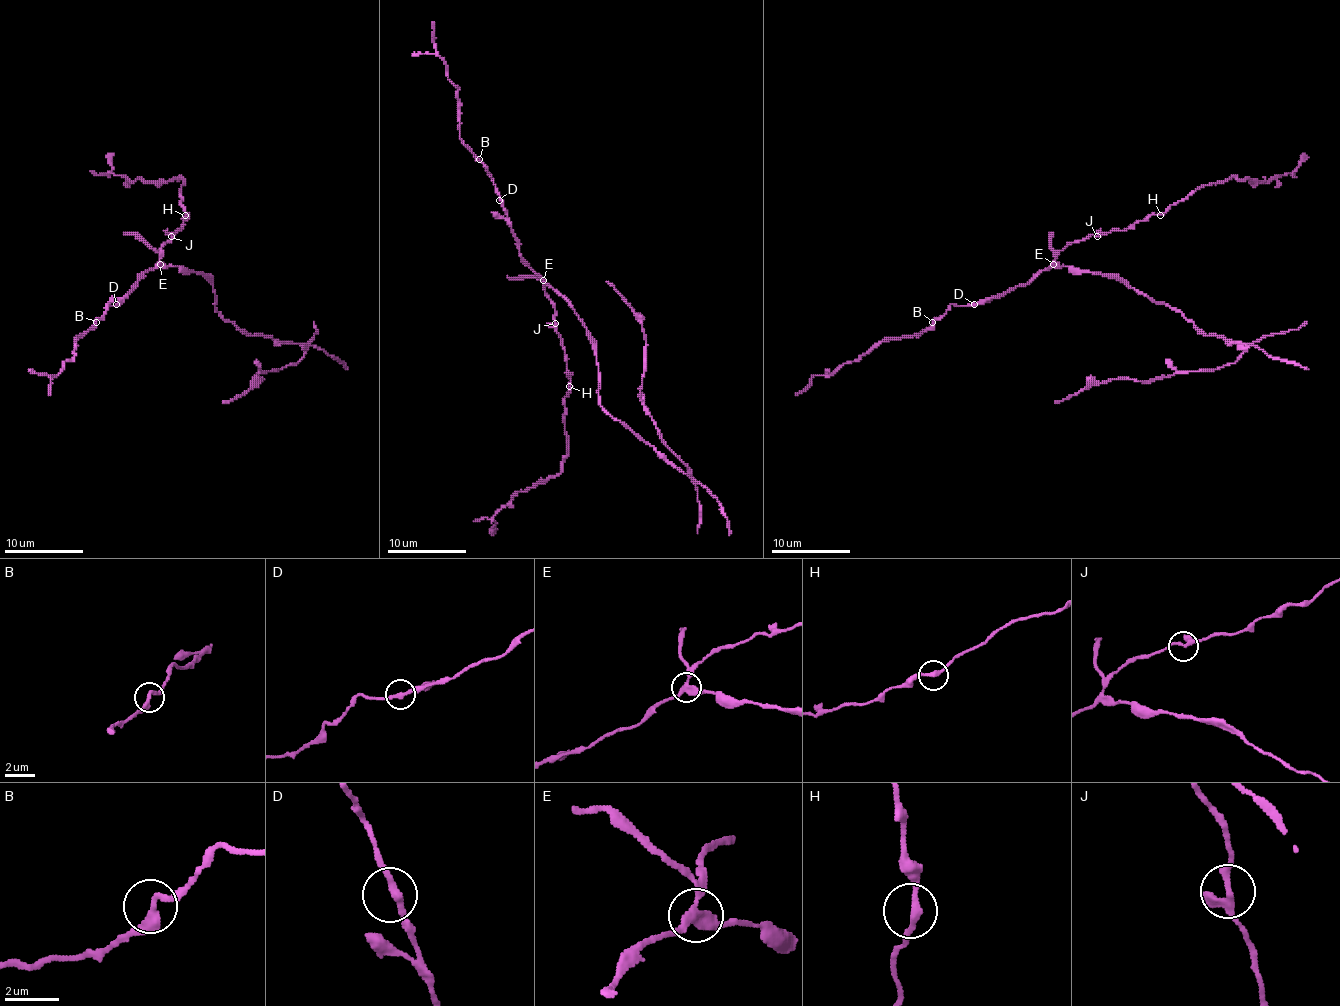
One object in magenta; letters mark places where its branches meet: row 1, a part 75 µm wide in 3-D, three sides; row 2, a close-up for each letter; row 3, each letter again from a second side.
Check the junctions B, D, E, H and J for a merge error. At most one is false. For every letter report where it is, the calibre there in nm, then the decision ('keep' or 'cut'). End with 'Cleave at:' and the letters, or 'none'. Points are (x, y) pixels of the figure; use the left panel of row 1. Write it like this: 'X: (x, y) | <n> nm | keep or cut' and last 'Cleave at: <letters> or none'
B: (96, 322) | 300 nm | keep
D: (116, 304) | 280 nm | keep
E: (160, 264) | 240 nm | cut
H: (185, 215) | 240 nm | keep
J: (171, 236) | 240 nm | keep
Cleave at: E

